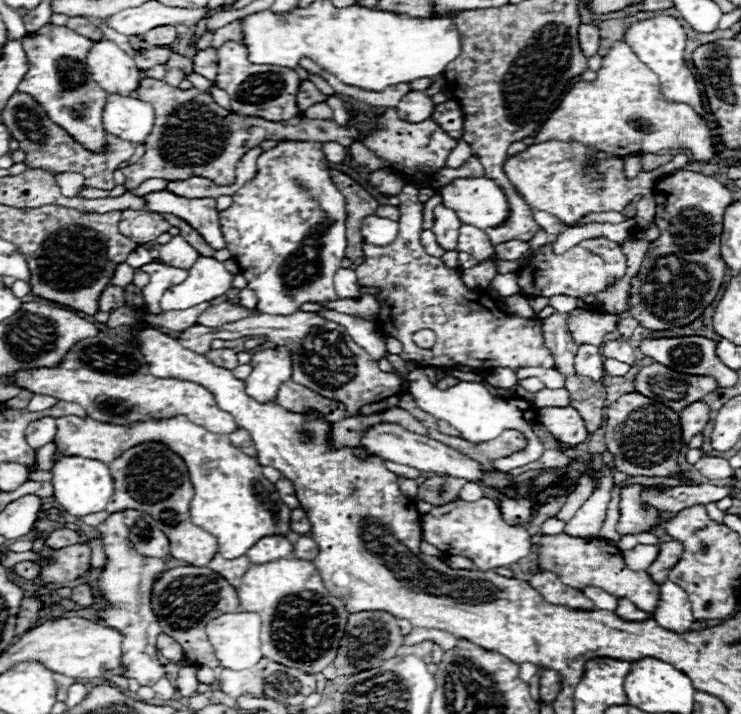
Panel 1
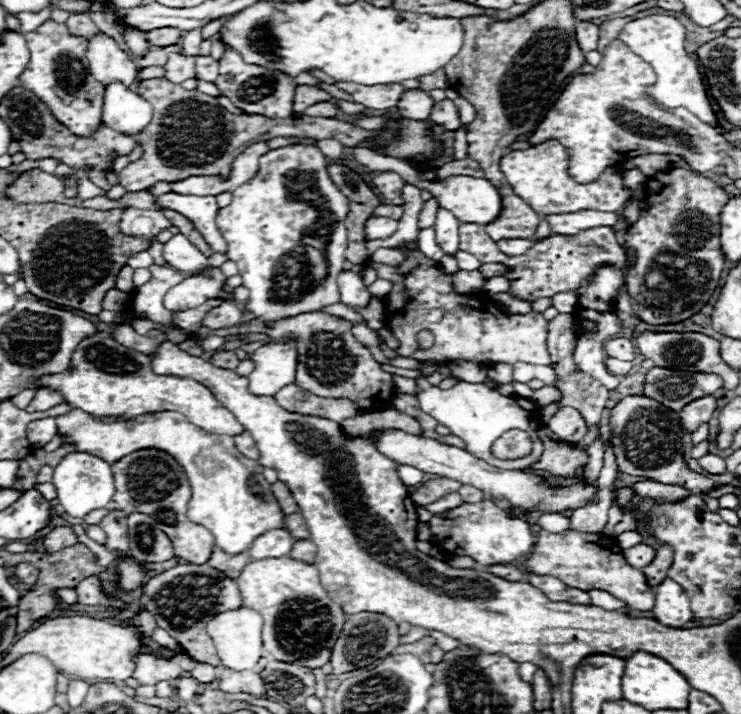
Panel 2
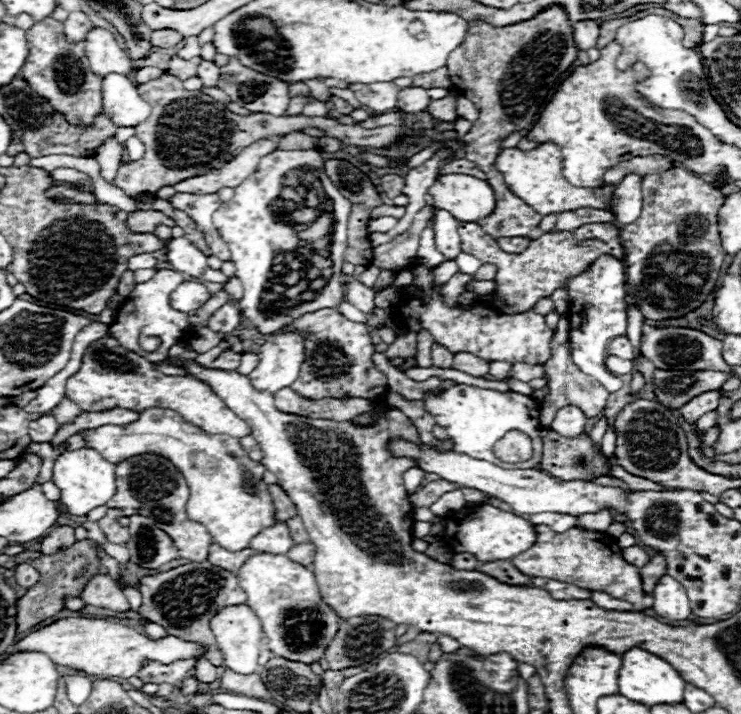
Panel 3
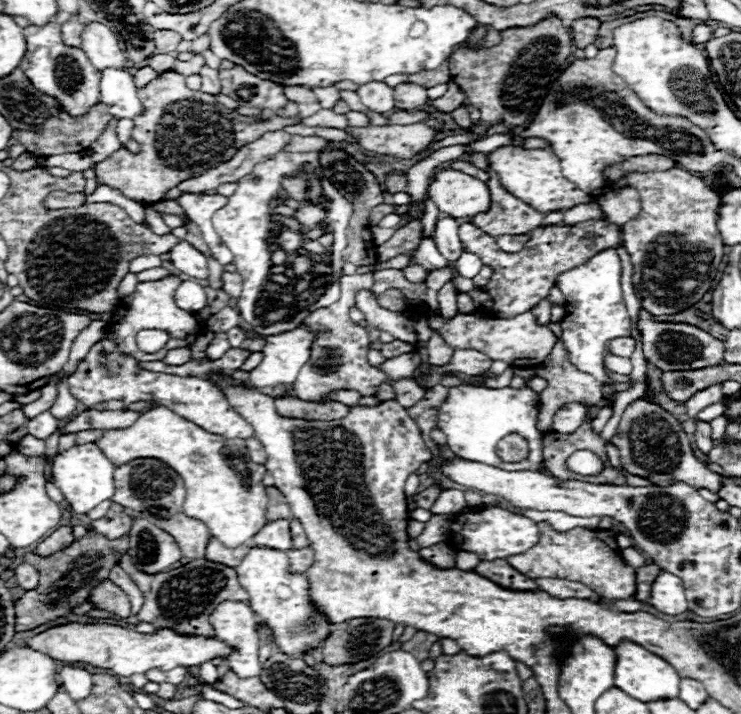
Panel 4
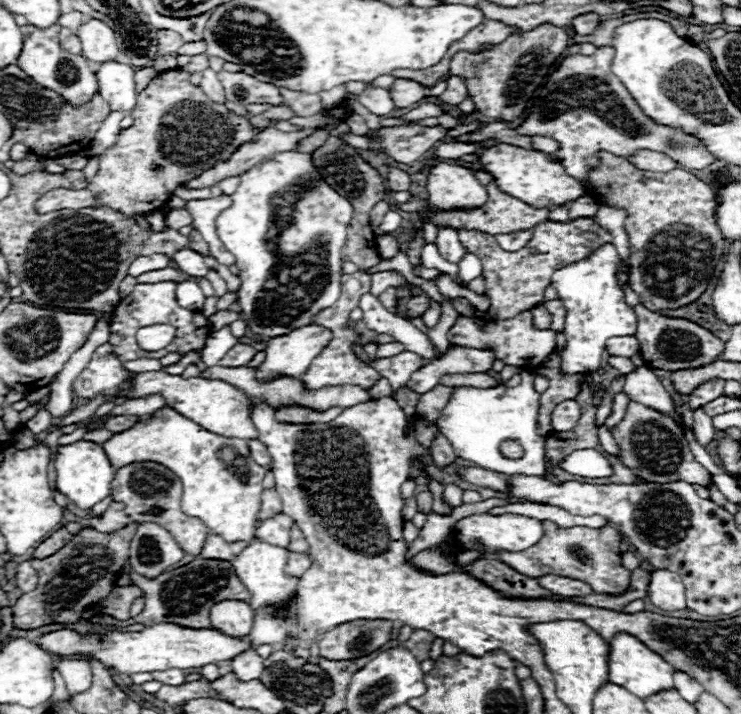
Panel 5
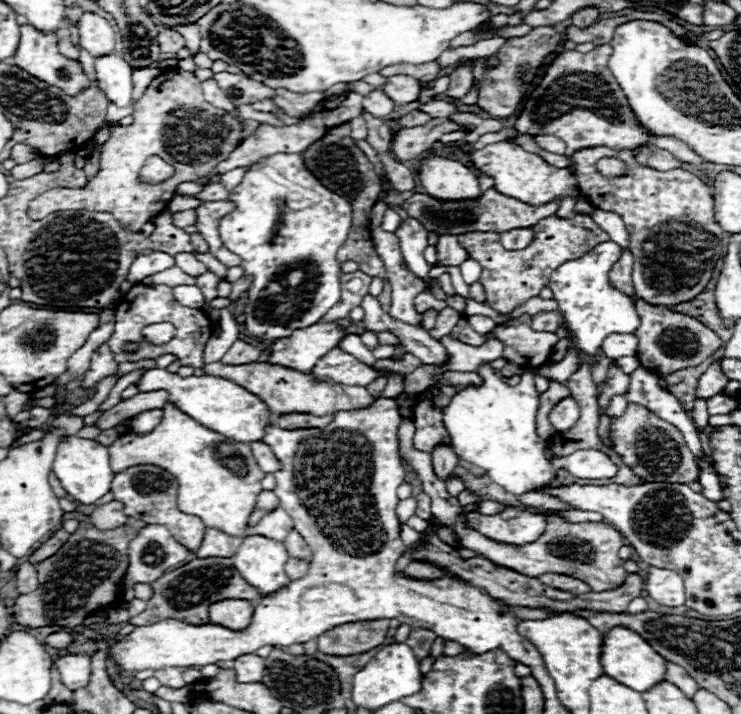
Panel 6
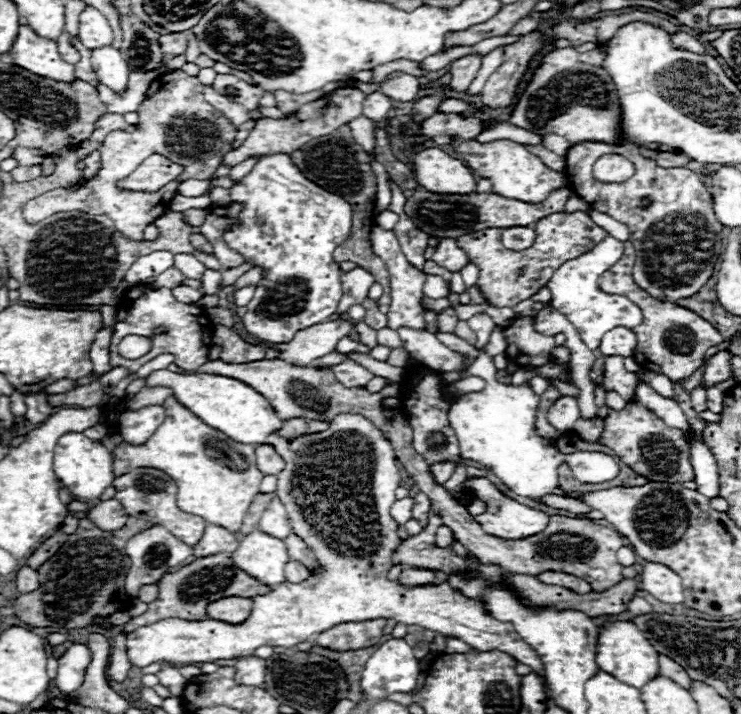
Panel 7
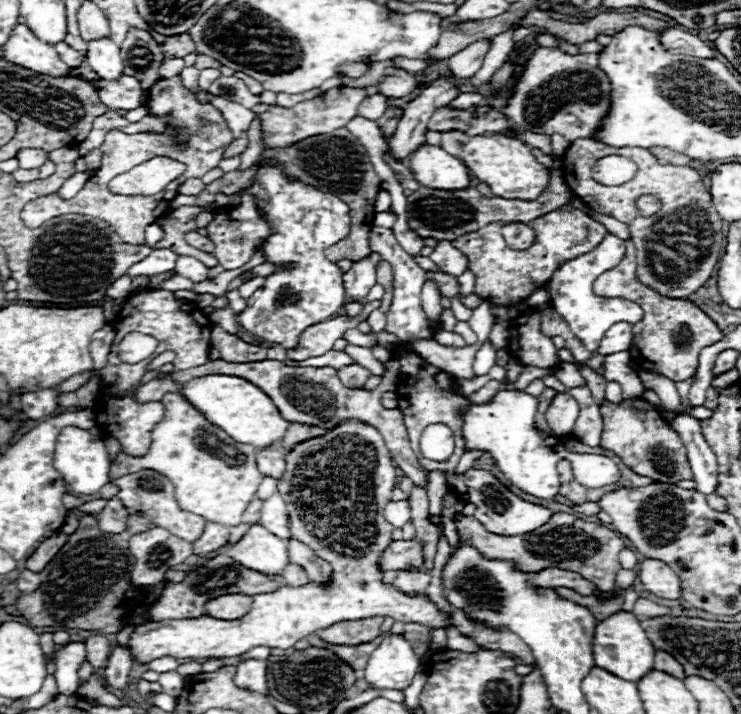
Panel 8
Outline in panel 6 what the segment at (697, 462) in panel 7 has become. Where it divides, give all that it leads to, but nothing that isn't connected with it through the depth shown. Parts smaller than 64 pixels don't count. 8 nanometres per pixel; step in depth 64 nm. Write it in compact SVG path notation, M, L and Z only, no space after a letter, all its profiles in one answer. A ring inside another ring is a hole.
M698 462L700 464L700 468L702 468L702 476L700 476L700 484L702 484L702 488L704 488L704 496L708 496L710 500L714 500L714 502L720 502L720 500L724 500L724 494L722 494L722 488L720 488L720 484L718 484L718 478L716 478L716 472L714 472L714 468L710 468L708 464L704 464L704 462Z

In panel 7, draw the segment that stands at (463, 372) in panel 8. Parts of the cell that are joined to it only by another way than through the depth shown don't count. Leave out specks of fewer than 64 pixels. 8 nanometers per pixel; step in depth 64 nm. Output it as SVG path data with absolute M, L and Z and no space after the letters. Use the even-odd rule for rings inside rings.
M398 328L398 336L402 338L408 354L414 356L422 366L430 366L438 372L464 372L462 358L440 344L432 332Z

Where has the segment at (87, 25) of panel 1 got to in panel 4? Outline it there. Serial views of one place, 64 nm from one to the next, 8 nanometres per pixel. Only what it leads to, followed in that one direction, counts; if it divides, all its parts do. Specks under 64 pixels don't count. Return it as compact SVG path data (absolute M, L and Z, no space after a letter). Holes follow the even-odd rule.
M72 14L72 18L64 24L64 30L62 30L62 36L66 42L72 42L76 46L76 42L80 42L80 32L84 30L86 24L80 24L78 20L78 14Z

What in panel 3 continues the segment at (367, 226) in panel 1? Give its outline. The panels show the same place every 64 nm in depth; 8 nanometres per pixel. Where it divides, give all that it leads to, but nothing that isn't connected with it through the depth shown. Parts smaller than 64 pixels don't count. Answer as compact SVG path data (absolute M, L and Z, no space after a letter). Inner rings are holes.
M382 216L382 218L372 218L370 222L368 222L368 232L370 234L374 234L374 232L388 232L388 230L392 230L394 226L396 226L396 218L392 218L392 216Z

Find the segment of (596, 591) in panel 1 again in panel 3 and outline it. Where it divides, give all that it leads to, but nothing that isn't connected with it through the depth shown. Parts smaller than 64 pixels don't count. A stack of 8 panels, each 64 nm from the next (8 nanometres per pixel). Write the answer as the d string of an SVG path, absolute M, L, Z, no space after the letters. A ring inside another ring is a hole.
M592 592L592 598L590 598L592 602L596 602L600 608L604 608L604 610L620 610L620 612L630 612L630 610L634 610L632 608L632 604L628 604L628 602L624 602L624 600L616 600L616 598L612 598L612 596L608 596L608 594L604 594L604 592Z

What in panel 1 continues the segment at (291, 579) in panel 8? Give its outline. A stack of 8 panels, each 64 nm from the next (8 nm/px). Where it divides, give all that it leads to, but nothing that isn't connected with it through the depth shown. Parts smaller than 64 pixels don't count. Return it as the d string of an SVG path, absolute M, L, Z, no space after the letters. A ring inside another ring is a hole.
M300 536L298 542L294 544L294 556L302 558L302 560L314 560L314 556L318 554L318 544L312 540L312 536Z

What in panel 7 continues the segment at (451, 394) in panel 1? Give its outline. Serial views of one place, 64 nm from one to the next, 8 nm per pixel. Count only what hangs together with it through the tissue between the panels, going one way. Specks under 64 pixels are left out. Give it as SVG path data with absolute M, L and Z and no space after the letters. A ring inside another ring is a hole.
M480 354L468 374L484 378L486 386L480 392L470 392L454 398L448 412L450 426L460 446L460 456L492 470L494 476L500 478L512 492L520 496L542 496L554 492L558 488L560 464L568 464L574 472L574 478L580 482L596 484L618 476L620 470L612 456L604 452L576 452L572 456L564 456L554 448L550 440L538 436L534 428L540 402L538 396L528 383L522 386L502 384L496 376L496 368L490 356Z

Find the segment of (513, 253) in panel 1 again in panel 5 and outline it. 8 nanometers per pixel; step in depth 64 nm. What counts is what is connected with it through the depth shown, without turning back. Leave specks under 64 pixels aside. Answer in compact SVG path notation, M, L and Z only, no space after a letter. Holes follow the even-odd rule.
M528 230L528 232L512 232L512 234L498 234L496 236L500 248L504 248L508 252L516 252L516 250L524 248L530 238L532 238L532 230Z

